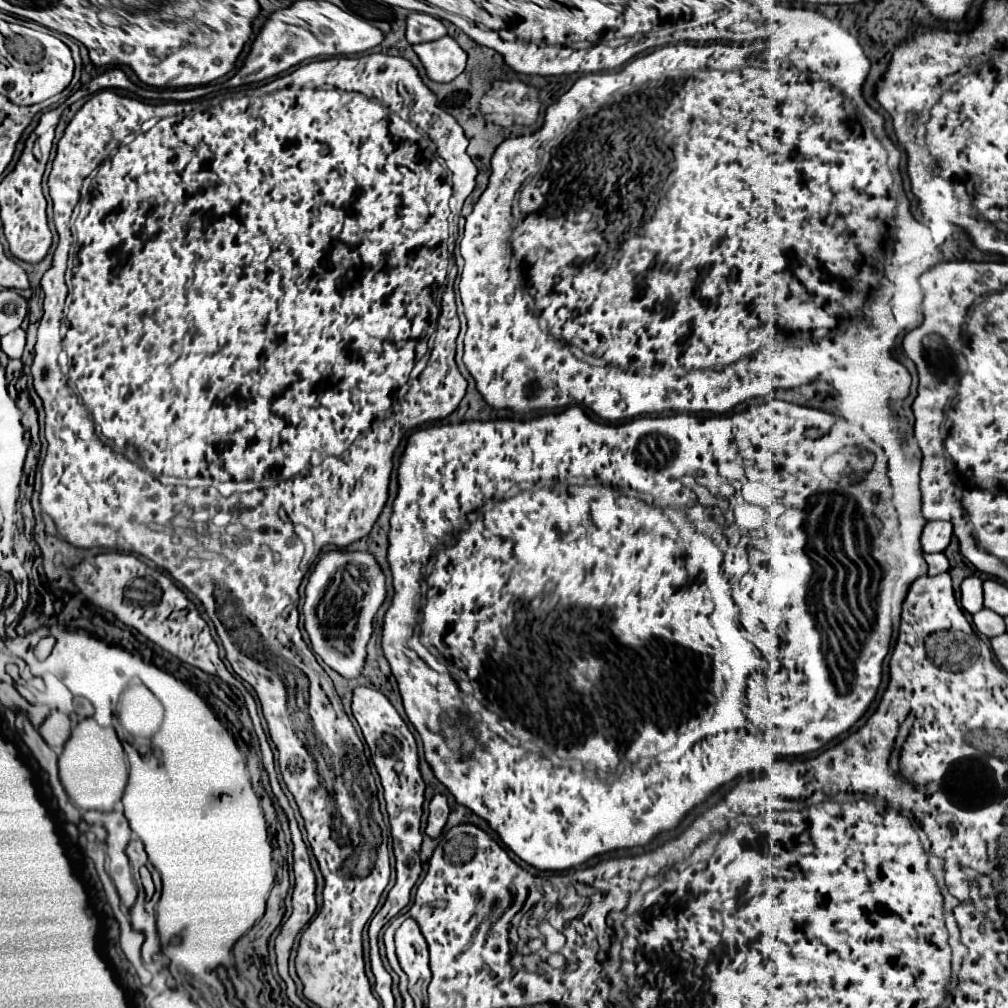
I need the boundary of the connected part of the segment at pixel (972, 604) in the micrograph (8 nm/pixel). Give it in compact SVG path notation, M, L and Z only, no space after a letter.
M970 576L962 582L962 608L970 614L976 614L984 608L984 590L982 590L982 578Z

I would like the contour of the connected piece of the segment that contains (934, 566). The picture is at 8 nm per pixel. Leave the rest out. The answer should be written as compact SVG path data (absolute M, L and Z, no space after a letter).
M924 554L924 558L928 562L928 574L930 576L948 572L948 568L950 568L950 562L948 562L948 558L944 554Z

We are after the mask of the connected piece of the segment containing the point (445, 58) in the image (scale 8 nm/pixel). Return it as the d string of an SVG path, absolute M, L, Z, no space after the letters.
M444 36L434 42L416 44L414 52L426 68L426 74L434 82L450 82L462 74L466 66L466 52L452 36Z

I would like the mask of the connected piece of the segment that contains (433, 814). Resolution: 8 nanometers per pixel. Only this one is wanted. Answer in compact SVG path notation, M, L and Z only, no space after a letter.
M436 794L430 802L430 816L428 816L428 826L426 826L426 834L430 838L438 838L444 824L448 818L448 802L444 794Z

